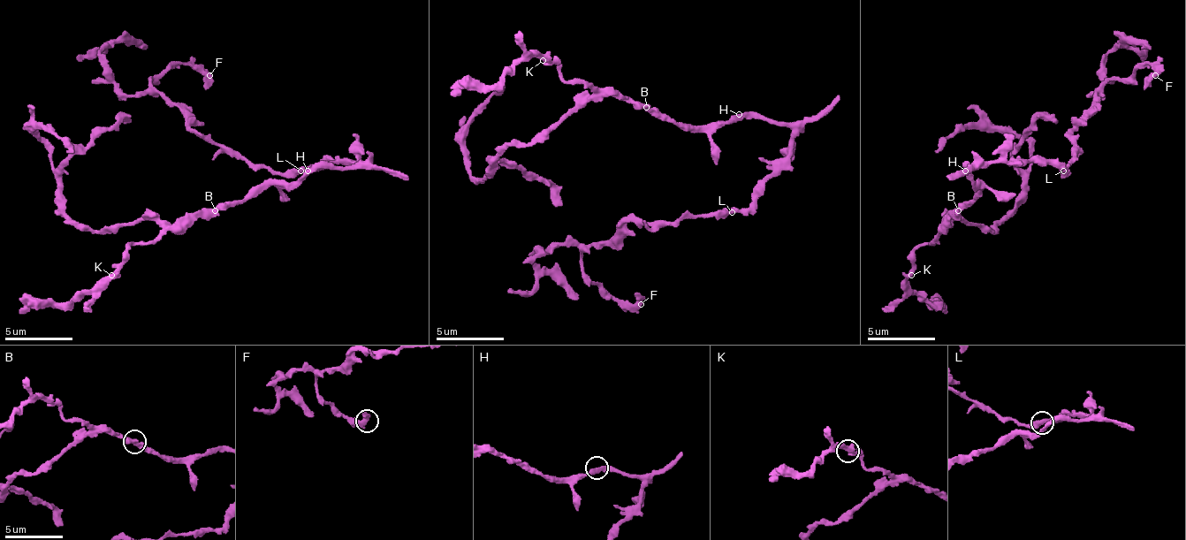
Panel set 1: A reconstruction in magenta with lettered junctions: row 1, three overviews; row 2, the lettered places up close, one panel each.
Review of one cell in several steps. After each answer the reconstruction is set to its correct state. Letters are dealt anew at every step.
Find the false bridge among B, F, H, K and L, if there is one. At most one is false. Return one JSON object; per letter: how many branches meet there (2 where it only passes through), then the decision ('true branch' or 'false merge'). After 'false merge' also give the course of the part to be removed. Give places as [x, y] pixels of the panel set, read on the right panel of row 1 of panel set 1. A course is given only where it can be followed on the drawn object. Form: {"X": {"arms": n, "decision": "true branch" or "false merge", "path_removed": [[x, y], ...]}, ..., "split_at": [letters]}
{"B": {"arms": 2, "decision": "true branch"}, "F": {"arms": 2, "decision": "true branch"}, "H": {"arms": 2, "decision": "true branch"}, "K": {"arms": 2, "decision": "true branch"}, "L": {"arms": 2, "decision": "true branch"}, "split_at": []}

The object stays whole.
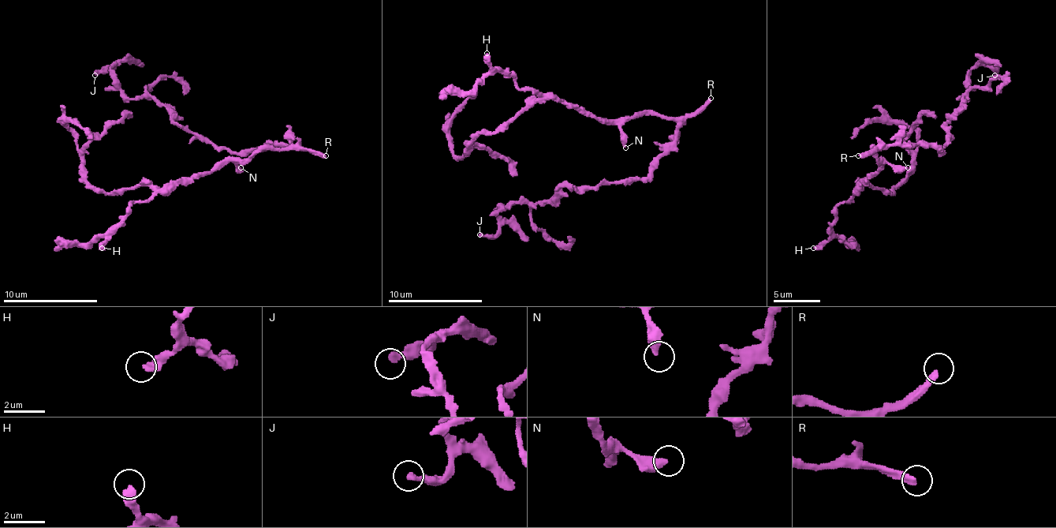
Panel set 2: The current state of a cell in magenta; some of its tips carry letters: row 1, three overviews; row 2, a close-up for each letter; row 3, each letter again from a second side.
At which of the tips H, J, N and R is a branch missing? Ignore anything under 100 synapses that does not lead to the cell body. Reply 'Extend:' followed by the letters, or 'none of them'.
Extend: R

